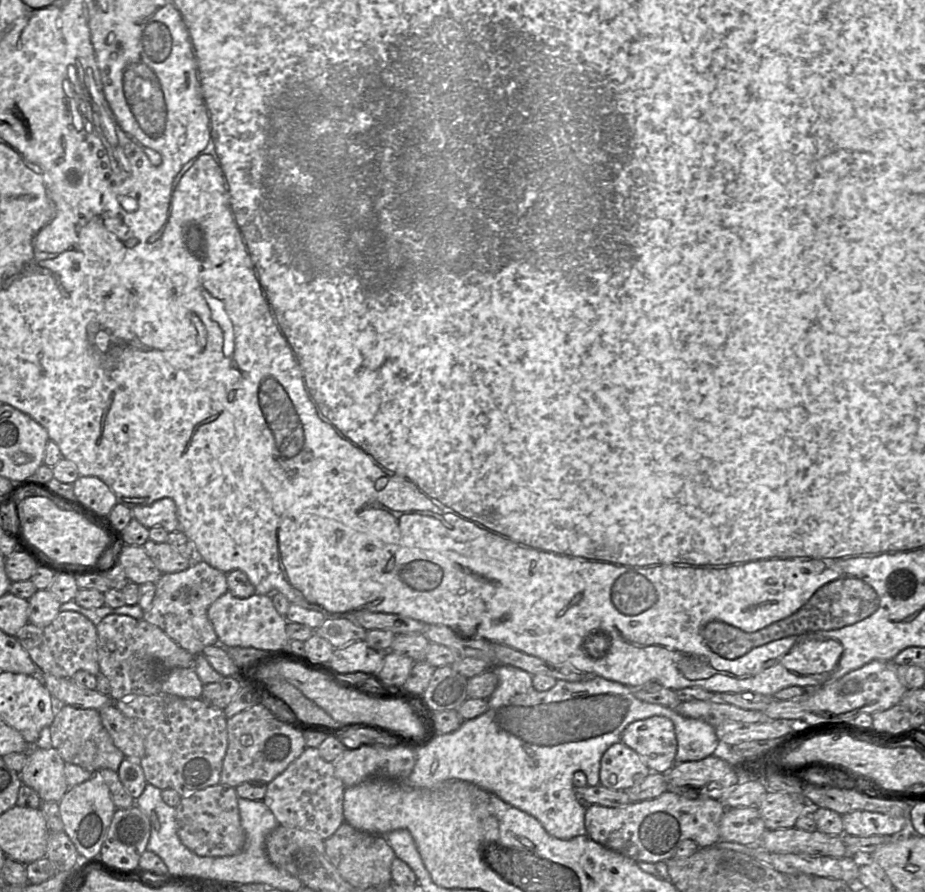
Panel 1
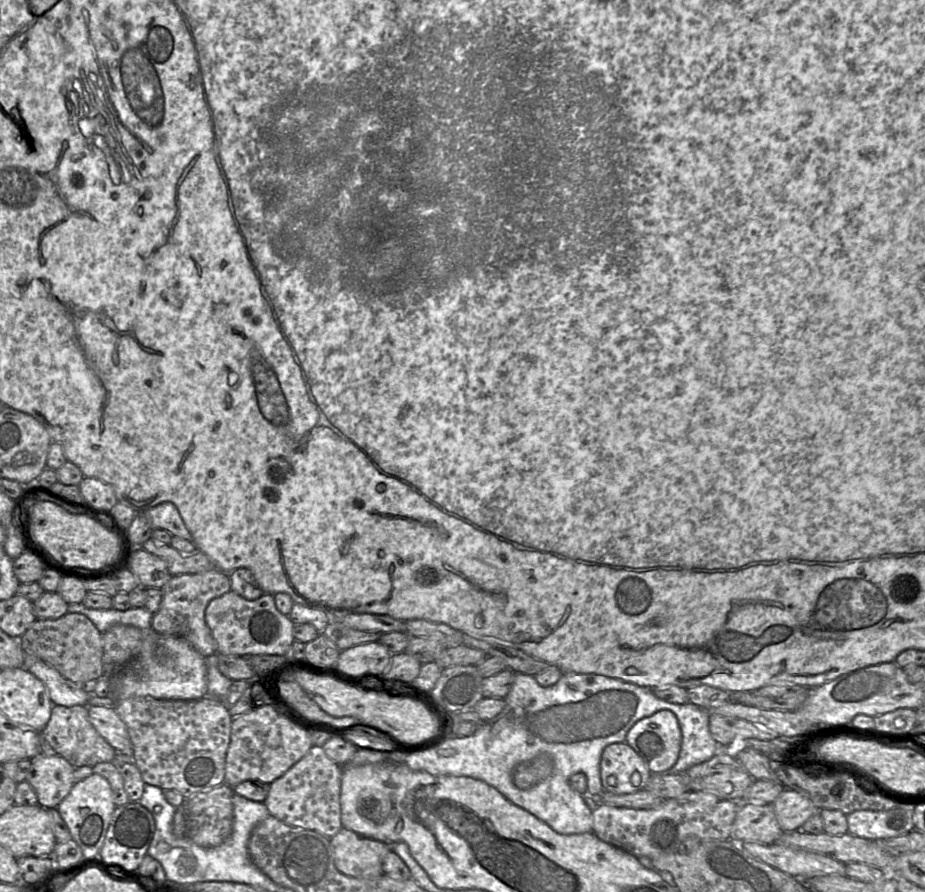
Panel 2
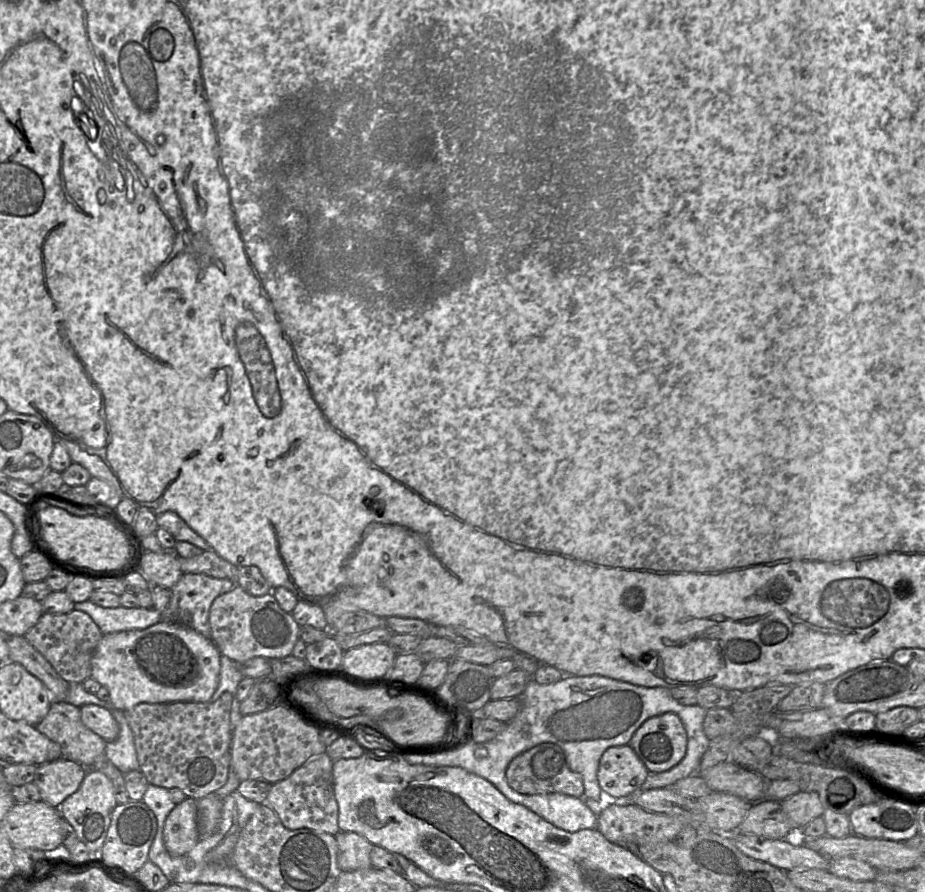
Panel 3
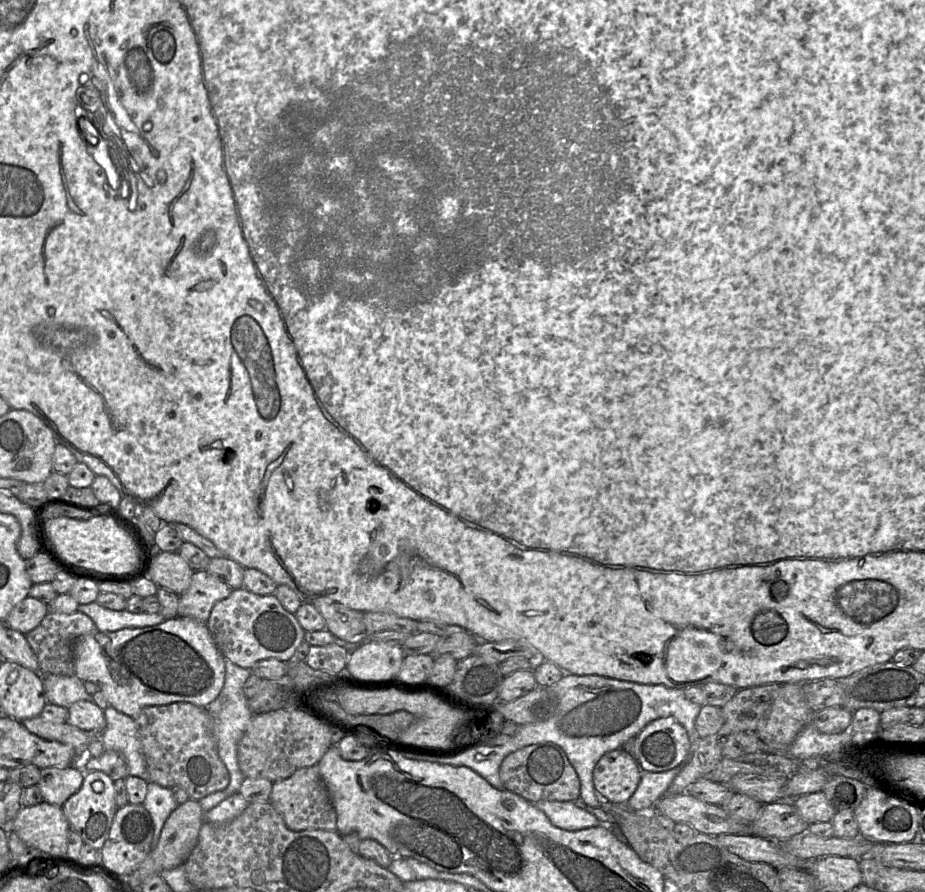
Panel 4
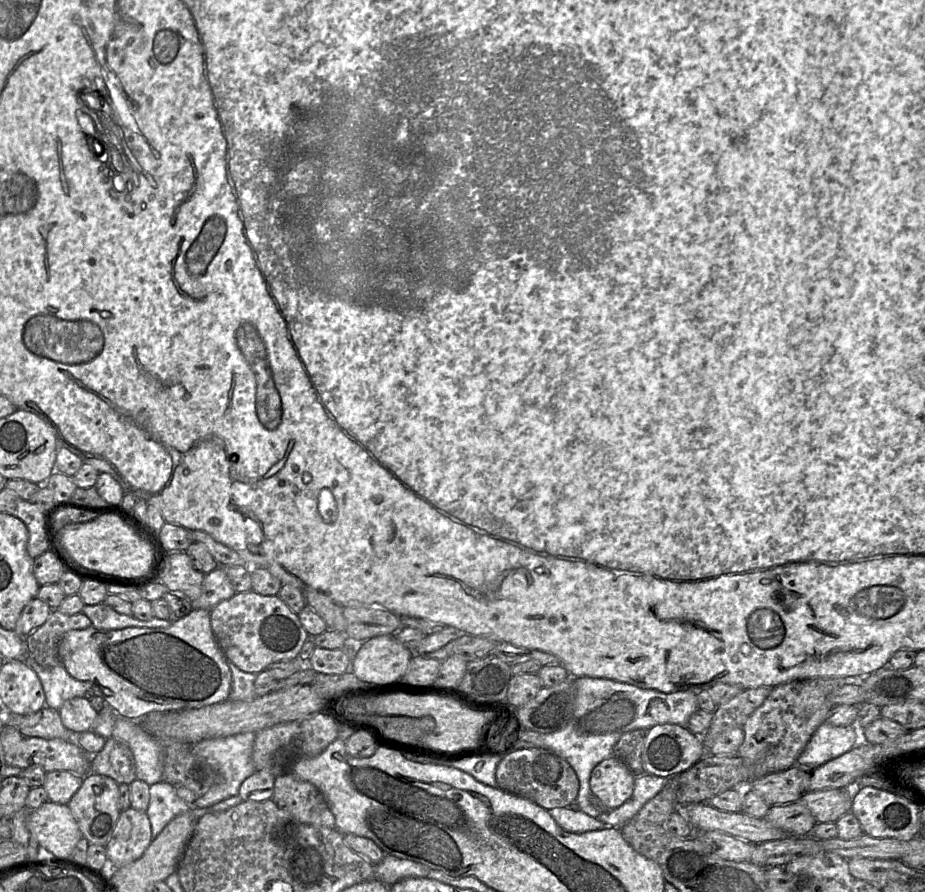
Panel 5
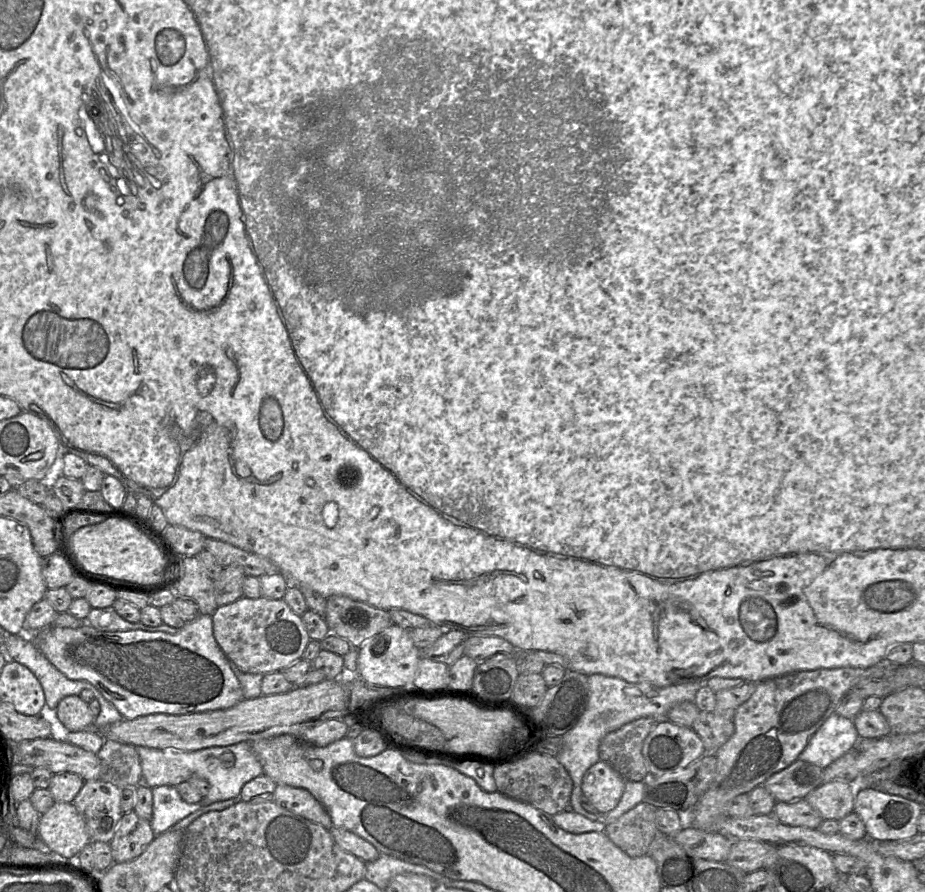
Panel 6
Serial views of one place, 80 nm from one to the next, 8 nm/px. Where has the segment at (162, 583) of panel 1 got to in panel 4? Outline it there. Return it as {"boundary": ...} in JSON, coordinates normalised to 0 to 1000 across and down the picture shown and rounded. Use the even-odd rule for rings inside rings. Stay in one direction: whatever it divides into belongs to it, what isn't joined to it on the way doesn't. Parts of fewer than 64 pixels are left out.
{"boundary":[[[224,639],[210,640],[204,659],[195,667],[194,689],[224,698],[230,679],[252,660]]]}

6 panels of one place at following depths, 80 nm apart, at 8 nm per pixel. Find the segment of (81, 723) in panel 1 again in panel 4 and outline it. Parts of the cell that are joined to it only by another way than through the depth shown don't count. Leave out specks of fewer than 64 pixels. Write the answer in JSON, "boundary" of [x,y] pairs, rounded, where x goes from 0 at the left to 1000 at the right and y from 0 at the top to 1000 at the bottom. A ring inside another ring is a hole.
{"boundary":[[[51,788],[43,802],[38,805],[21,808],[34,822],[51,831],[62,831],[75,835],[83,843],[79,859],[88,860],[93,850],[93,840],[106,822],[88,818],[75,811],[72,794]]]}

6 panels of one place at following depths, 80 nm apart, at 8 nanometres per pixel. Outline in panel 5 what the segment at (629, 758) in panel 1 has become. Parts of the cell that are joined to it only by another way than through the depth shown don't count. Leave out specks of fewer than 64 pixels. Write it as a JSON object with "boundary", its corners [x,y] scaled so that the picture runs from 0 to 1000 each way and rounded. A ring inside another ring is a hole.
{"boundary":[[[661,846],[641,861],[637,880],[640,890],[655,905],[666,907],[682,893],[685,877],[686,869]]]}

